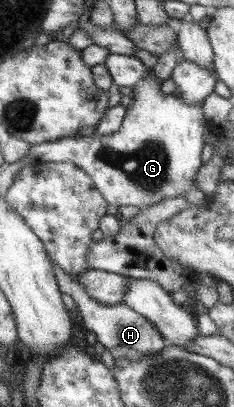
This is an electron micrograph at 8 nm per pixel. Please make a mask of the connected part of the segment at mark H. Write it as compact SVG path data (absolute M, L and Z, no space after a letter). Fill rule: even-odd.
M52 263L53 274L57 283L57 288L61 293L67 293L70 295L77 305L79 310L79 317L83 321L83 327L86 331L91 331L97 342L99 342L105 350L107 350L114 361L119 359L127 359L127 361L139 361L139 359L156 355L160 353L165 347L165 341L159 334L159 331L153 327L151 322L143 316L137 314L137 312L131 310L129 306L121 303L107 305L97 302L97 300L91 298L83 287L75 281L67 273L59 270L56 264Z

